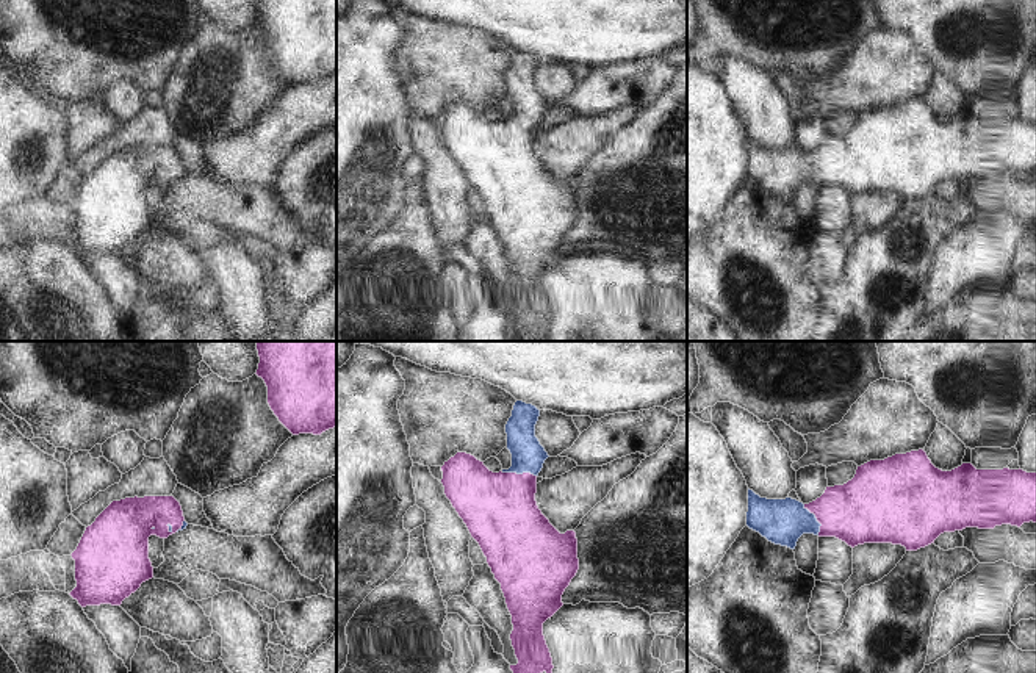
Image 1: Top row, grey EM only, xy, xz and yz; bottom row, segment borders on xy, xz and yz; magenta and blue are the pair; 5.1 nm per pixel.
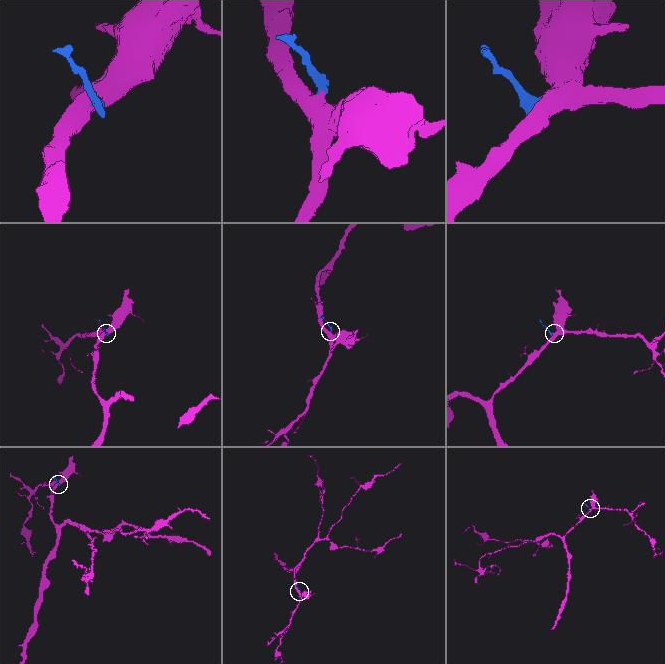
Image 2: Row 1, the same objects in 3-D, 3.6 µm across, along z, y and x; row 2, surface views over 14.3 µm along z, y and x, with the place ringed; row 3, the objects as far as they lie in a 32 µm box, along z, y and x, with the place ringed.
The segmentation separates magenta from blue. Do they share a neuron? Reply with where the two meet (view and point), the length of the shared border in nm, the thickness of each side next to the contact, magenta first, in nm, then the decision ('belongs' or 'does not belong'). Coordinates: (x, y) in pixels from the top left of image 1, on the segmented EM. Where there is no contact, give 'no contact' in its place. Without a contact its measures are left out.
meets magenta in xz at (518, 475); contact 190 nm long; 380 nm thick on the magenta side, 180 nm on the other; belongs

